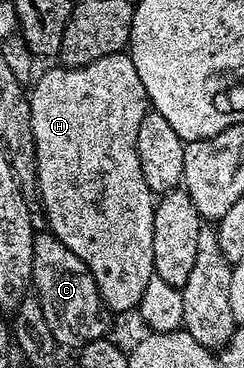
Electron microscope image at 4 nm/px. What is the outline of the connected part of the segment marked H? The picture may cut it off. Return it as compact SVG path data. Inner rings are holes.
M124 52L85 66L59 69L39 75L30 90L38 190L52 202L49 227L86 264L100 290L100 301L109 311L135 310L154 276L154 195L142 176L136 151L138 124L150 110L146 88L138 80L138 68Z

